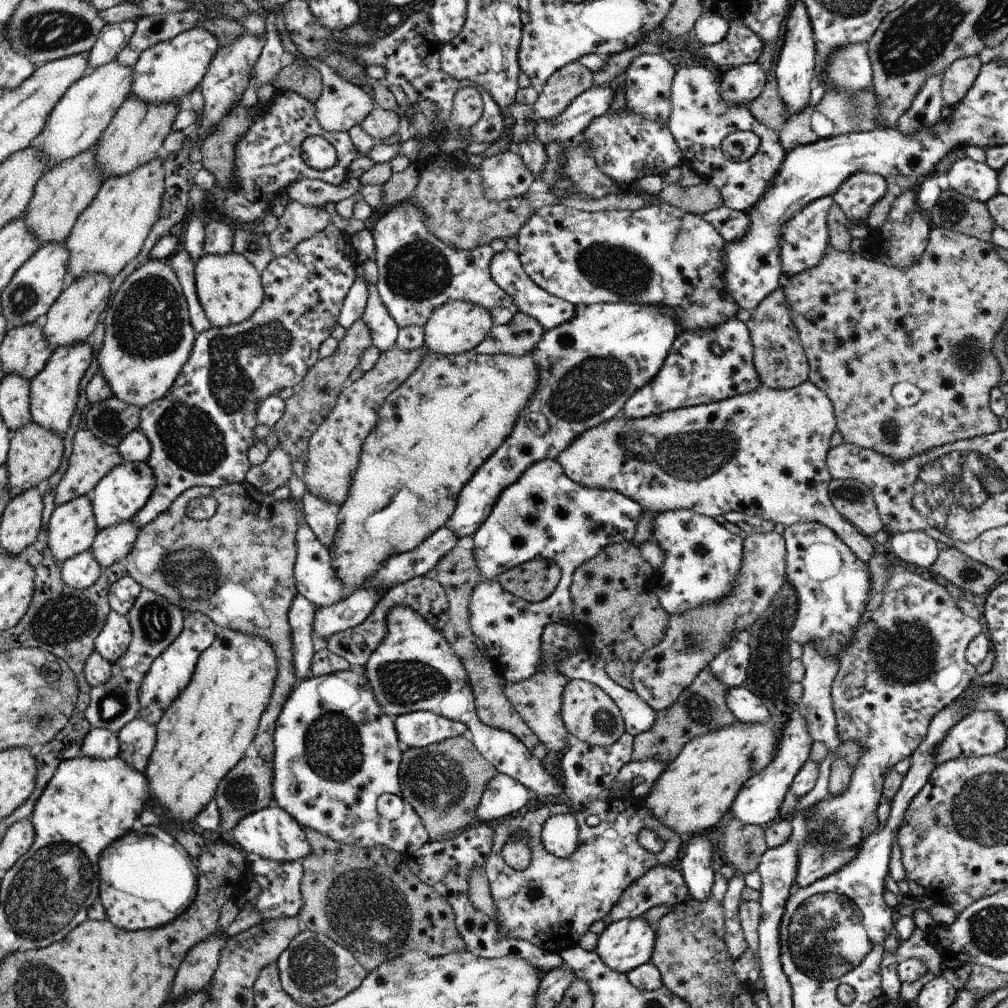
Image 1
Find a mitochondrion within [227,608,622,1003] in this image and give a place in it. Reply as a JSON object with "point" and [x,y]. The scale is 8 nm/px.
{"point":[328,733]}

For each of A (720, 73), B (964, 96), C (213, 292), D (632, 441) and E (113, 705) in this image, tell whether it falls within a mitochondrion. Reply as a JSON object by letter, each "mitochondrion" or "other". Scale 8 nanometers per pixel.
{"A":"other","B":"other","C":"other","D":"mitochondrion","E":"mitochondrion"}

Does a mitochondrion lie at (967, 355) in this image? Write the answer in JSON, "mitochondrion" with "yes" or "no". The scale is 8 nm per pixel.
{"mitochondrion":"yes"}

